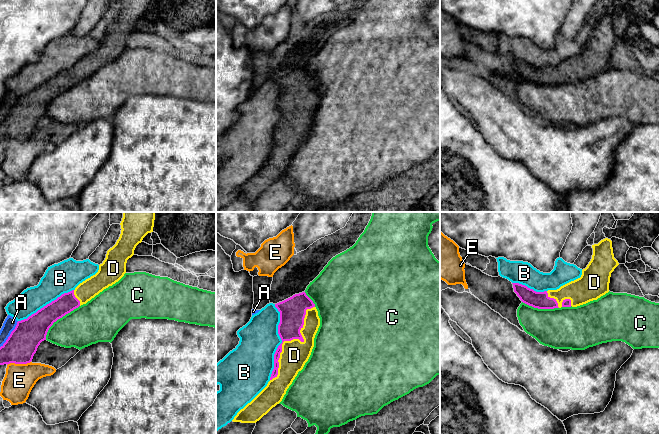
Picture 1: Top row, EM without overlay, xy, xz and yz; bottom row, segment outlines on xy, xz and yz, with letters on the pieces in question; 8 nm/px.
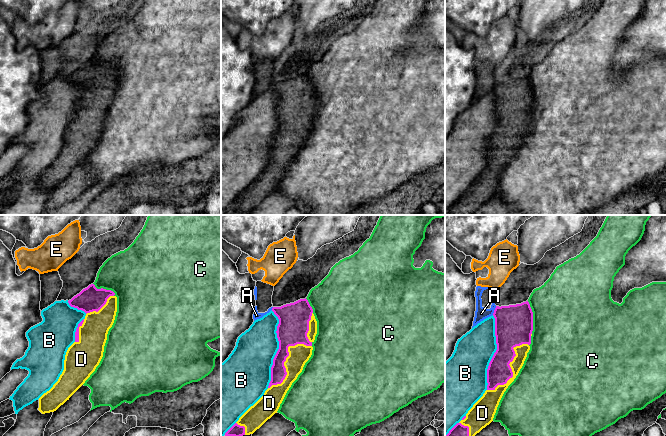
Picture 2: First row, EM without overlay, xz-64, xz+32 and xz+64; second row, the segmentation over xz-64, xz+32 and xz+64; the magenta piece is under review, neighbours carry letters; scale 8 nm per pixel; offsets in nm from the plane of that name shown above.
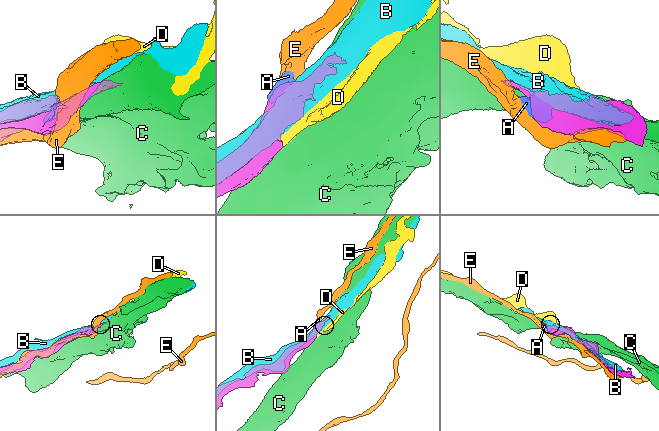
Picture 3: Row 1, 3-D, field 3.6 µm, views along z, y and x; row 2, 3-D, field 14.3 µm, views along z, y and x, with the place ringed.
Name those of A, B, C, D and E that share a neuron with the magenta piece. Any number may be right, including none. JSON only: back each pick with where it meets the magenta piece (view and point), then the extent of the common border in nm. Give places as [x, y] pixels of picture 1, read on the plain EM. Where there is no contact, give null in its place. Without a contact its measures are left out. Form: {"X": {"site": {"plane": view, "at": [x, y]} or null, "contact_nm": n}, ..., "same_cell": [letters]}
{"D": {"site": {"plane": "xz", "at": [292, 115]}, "contact_nm": 700}, "same_cell": ["D"]}

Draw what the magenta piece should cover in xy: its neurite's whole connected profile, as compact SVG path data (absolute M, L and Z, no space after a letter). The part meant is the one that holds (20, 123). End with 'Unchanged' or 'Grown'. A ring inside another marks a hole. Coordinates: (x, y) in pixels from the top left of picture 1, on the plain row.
M120 0L121 10L116 20L107 27L106 34L99 41L98 48L80 59L74 66L62 70L56 76L47 80L27 95L17 98L15 105L11 108L6 118L0 123L0 141L4 140L27 140L33 135L38 122L44 116L49 104L58 95L70 89L79 82L86 80L104 65L118 58L126 49L126 39L134 31L136 22L143 14L153 8L154 0Z. Grown

